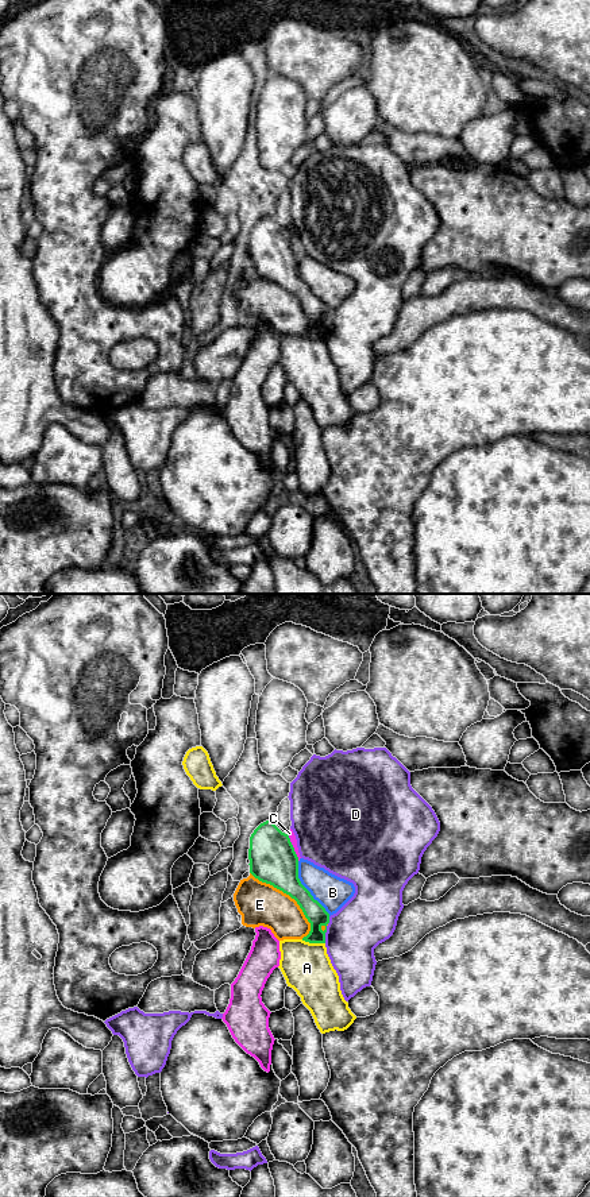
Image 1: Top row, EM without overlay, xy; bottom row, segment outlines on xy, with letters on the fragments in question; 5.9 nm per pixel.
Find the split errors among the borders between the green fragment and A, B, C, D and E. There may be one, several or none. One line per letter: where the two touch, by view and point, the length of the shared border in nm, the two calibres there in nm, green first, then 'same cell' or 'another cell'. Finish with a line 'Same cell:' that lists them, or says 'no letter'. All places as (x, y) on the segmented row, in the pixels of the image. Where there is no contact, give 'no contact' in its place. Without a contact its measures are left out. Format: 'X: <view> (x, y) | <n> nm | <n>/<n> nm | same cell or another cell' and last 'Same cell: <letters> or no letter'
A: xy (313, 942) | 150 nm | 120/300 nm | another cell
B: xy (305, 888) | 380 nm | 280/200 nm | another cell
C: xy (292, 846) | 180 nm | 280/40 nm | another cell
D: xy (324, 934) | 110 nm | 120/320 nm | another cell
E: xy (290, 896) | 500 nm | 280/260 nm | another cell
Same cell: no letter

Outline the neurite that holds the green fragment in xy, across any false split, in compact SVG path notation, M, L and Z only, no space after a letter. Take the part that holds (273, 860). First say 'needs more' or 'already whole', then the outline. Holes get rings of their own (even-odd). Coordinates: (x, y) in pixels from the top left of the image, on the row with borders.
already whole | M271 820L261 823L250 837L250 873L262 883L289 895L297 901L311 923L311 931L302 941L325 943L329 914L313 899L298 879L298 857L288 834Z

